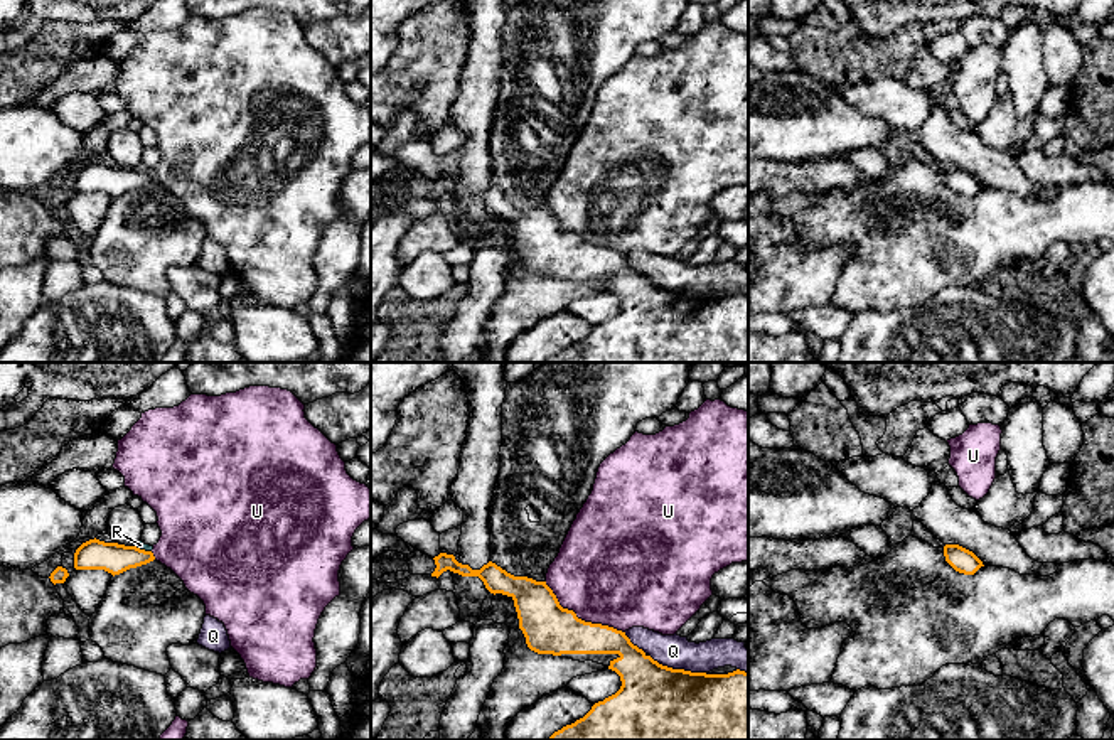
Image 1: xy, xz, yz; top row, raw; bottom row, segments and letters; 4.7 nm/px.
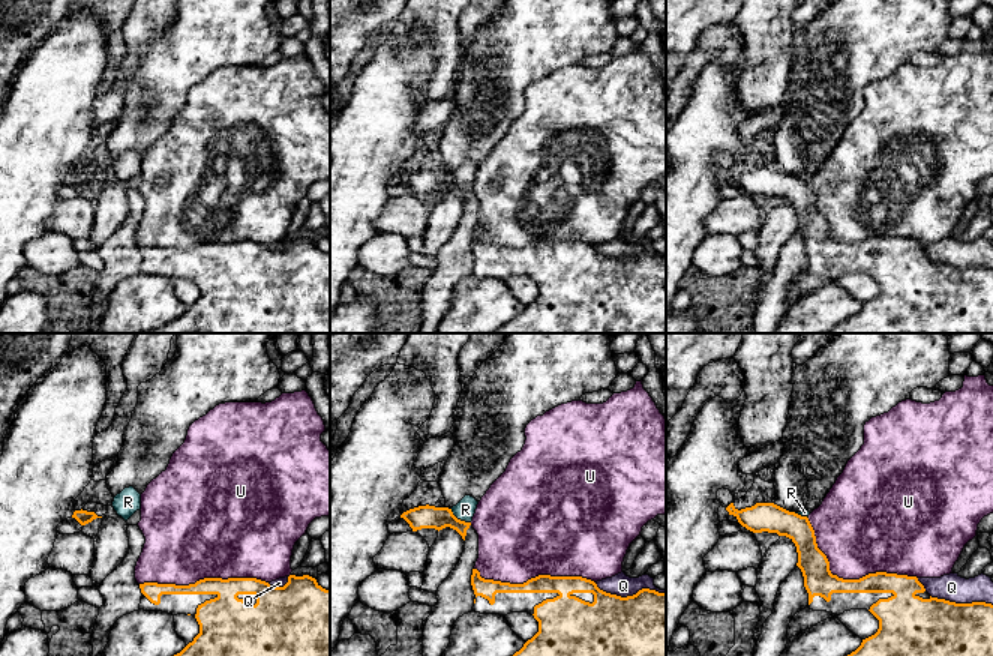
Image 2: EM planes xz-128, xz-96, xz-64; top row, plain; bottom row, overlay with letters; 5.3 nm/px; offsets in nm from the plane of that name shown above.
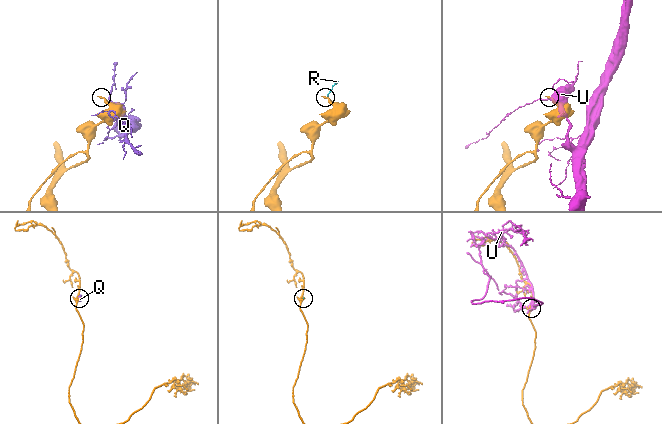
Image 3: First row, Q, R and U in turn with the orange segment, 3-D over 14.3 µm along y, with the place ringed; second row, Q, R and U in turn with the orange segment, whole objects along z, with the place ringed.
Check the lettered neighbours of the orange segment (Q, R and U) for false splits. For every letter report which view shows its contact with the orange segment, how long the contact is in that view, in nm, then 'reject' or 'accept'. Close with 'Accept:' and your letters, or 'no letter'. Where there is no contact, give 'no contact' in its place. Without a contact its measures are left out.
Q: xz | 280 nm | reject
R: xy | 90 nm | reject
U: xz | 460 nm | reject
Accept: no letter

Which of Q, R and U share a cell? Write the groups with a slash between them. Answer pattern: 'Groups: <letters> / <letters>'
Groups: Q / R / U

